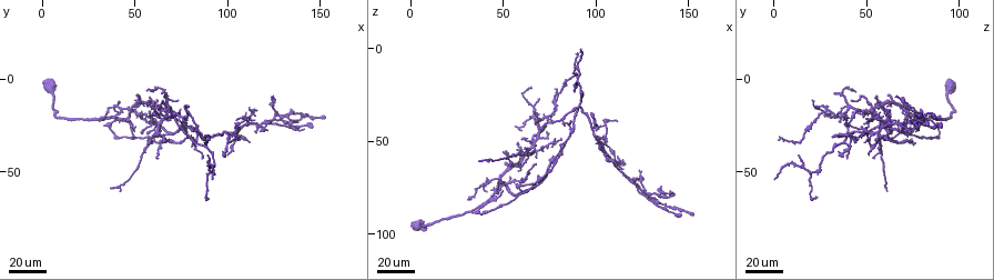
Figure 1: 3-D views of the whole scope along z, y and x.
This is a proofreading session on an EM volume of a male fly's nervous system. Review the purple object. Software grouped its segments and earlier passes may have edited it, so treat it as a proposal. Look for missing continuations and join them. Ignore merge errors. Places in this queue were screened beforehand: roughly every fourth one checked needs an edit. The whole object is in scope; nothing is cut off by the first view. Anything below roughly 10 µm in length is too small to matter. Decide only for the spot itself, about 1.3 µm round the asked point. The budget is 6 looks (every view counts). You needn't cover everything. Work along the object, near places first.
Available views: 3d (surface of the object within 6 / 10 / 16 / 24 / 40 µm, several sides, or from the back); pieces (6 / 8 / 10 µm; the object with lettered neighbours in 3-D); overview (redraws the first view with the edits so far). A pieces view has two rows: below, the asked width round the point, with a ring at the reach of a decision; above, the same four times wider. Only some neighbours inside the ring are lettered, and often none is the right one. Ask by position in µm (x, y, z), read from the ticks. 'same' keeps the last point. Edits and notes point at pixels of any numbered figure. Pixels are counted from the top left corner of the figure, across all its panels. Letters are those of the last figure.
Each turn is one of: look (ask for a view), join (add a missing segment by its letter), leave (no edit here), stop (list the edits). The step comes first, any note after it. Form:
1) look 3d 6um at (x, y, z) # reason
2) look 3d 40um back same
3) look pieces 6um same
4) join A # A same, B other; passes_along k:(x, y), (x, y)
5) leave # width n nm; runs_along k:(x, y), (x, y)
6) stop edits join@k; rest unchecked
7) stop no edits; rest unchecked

look 3d 40um at (67, 7, 33) # an open end

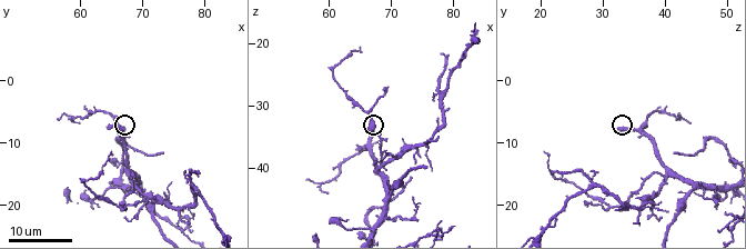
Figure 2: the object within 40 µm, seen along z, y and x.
look pieces 10um at (67.0, 8.0, 33.0) # what lies round it

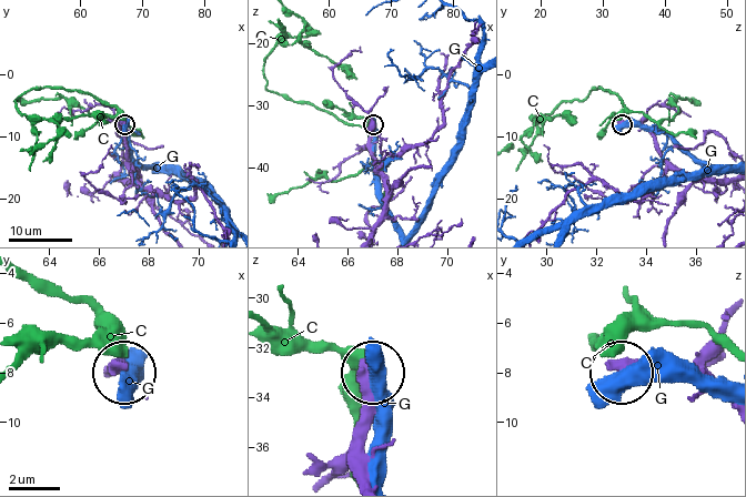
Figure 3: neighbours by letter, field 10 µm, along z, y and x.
leave # C other, G other; no lettered segment goes on from it

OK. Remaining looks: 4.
look 3d 24um at (73.0, 12.0, 41.5) # branch stops here

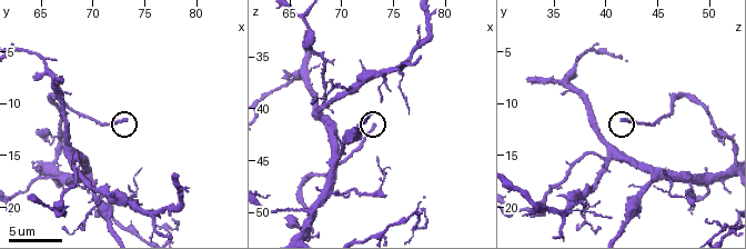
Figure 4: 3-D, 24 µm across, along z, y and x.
look pieces 10um at (73.0, 11.4, 41.4)

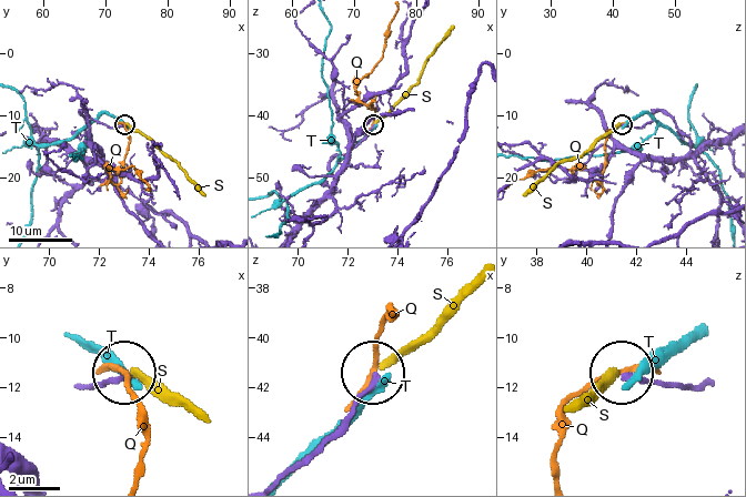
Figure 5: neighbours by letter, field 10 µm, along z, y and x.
leave # width 230 nm; Q other, S other, T other; runs_along 5:(289, 473), (346, 415), (372, 379); no lettered segment goes on from it

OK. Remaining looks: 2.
look pieces 6um at (64.8, 12.6, 50.4) # free end

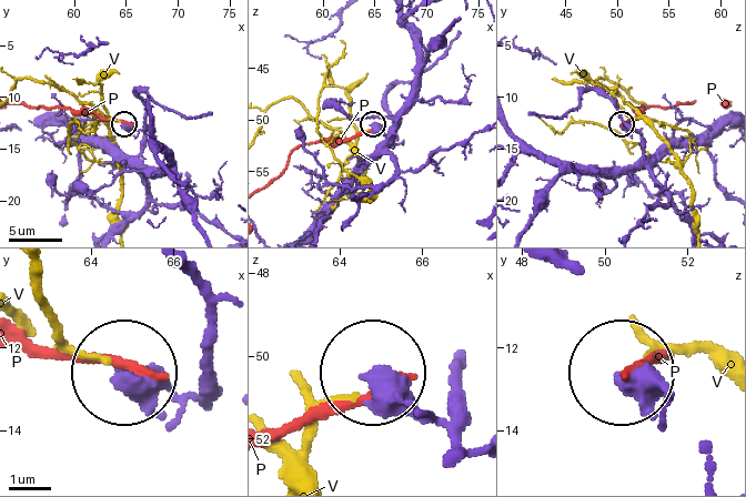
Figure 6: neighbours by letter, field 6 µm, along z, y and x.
leave # P other, V other; runs_along 6:(49, 125), (108, 139), (131, 156), (143, 135), (124, 125); no lettered segment goes on from it

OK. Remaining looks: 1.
stop no edits; rest unchecked

